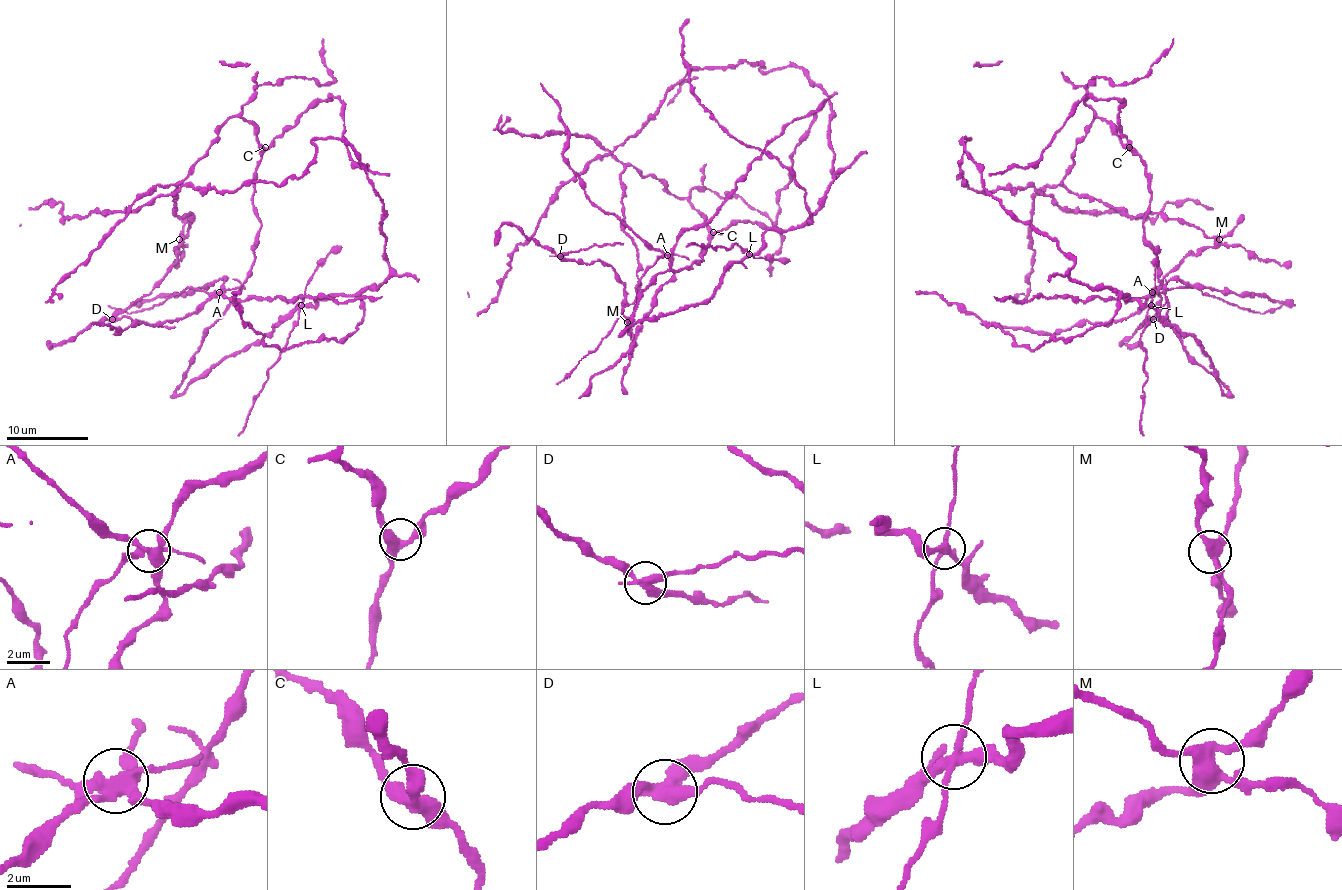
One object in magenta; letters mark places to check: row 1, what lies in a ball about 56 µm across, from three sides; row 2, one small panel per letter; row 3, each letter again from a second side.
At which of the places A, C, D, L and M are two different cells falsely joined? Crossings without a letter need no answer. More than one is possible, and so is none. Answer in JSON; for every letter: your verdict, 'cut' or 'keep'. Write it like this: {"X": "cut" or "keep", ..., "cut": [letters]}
{"A": "cut", "C": "keep", "D": "cut", "L": "cut", "M": "keep", "cut": ["A", "D", "L"]}

